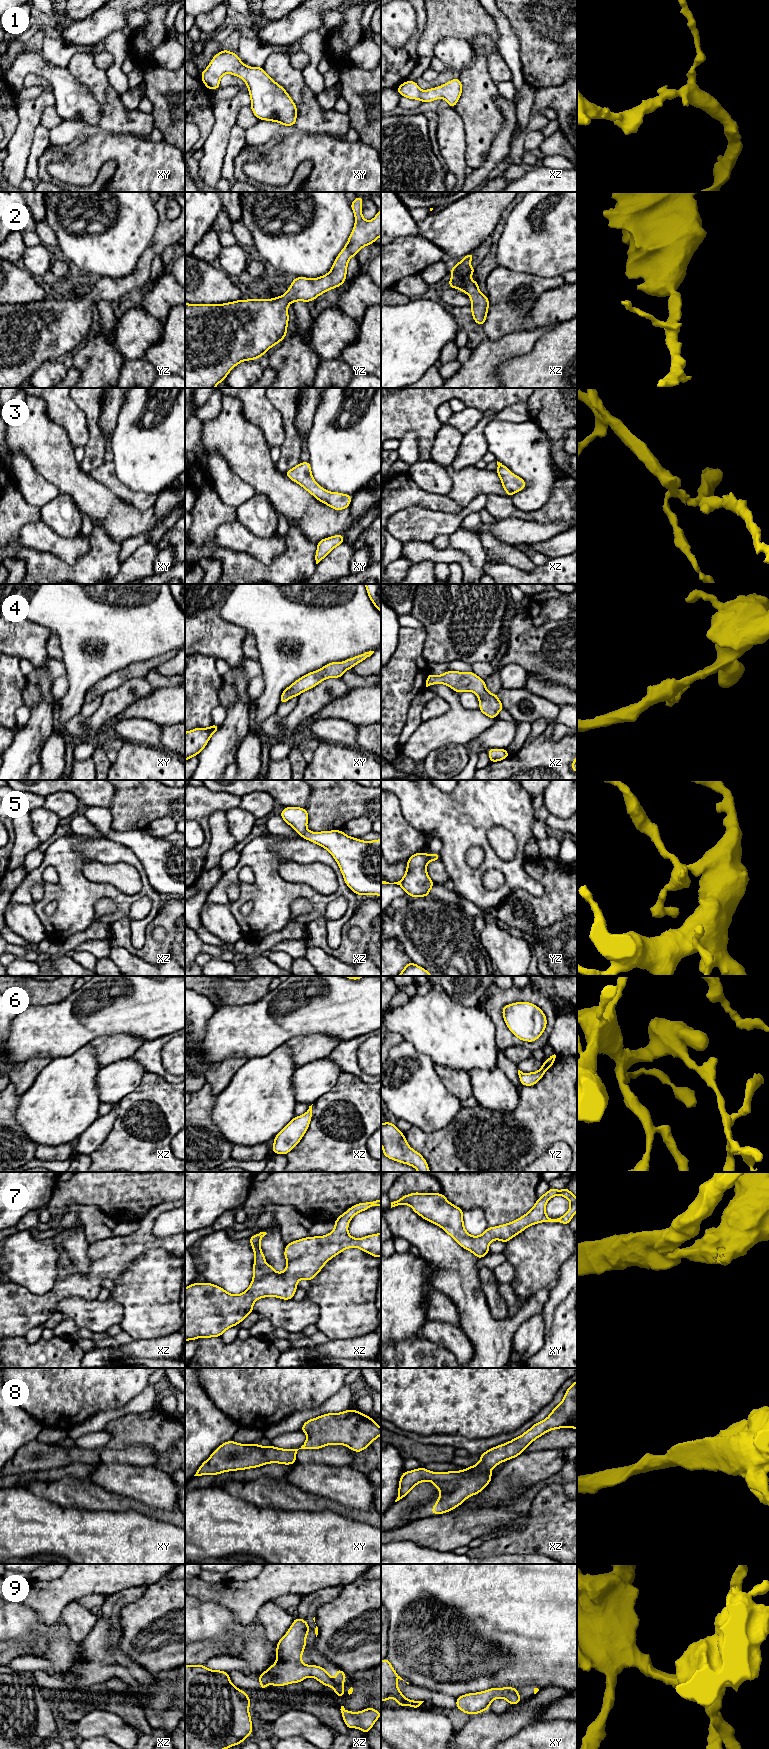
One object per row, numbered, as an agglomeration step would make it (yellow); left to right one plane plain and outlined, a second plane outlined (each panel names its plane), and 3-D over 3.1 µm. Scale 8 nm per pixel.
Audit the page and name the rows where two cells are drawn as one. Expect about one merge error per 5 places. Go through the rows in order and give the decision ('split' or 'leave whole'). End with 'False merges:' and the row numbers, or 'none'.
1: leave whole
2: leave whole
3: leave whole
4: leave whole
5: leave whole
6: leave whole
7: leave whole
8: leave whole
9: leave whole
False merges: none

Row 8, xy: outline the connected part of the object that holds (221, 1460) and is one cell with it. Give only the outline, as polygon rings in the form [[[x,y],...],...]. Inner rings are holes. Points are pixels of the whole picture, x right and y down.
[[[352,1409],[309,1419],[300,1430],[307,1435],[307,1439],[299,1449],[316,1450],[327,1445],[345,1445],[357,1453],[365,1450],[381,1435],[381,1427],[374,1419]],[[229,1440],[201,1464],[194,1476],[216,1476],[271,1463],[295,1464],[299,1449],[260,1446],[258,1443],[240,1444]]]

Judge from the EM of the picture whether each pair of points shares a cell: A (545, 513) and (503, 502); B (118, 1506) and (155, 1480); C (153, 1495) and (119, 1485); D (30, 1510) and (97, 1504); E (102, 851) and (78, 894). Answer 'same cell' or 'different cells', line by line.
A: same cell
B: different cells
C: same cell
D: different cells
E: same cell

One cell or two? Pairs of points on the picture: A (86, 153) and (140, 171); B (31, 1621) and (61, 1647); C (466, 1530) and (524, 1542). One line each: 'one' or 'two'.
A: one
B: one
C: two

